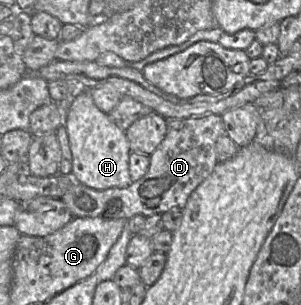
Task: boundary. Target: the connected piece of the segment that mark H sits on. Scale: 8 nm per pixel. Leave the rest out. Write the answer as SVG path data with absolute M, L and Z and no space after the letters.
M78 88L78 95L65 115L63 125L72 154L72 175L83 185L95 190L125 188L132 182L129 173L131 153L126 133L100 111L93 102L91 89Z

